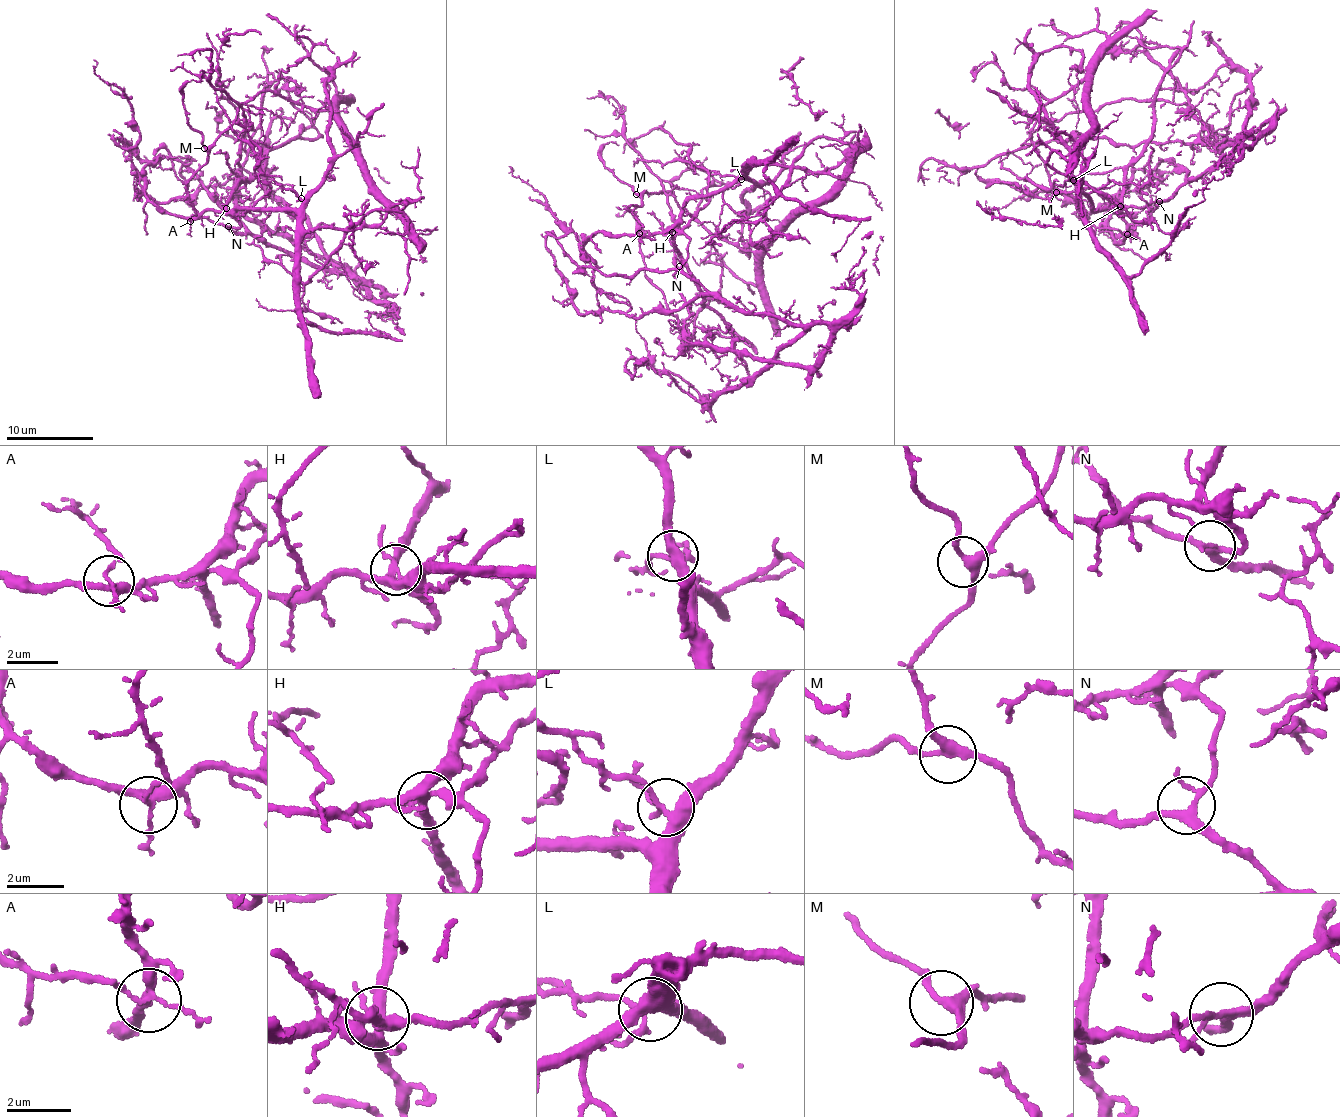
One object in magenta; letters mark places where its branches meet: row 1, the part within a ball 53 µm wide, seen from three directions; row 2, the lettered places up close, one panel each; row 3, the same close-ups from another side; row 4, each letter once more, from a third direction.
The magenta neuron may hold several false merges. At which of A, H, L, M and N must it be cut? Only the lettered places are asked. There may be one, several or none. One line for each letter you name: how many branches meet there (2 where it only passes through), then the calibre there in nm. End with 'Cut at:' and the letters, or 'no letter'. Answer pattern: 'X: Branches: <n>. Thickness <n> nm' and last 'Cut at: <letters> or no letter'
A: Branches: 4. Thickness 240 nm
H: Branches: 5. Thickness 320 nm
Cut at: A, H

